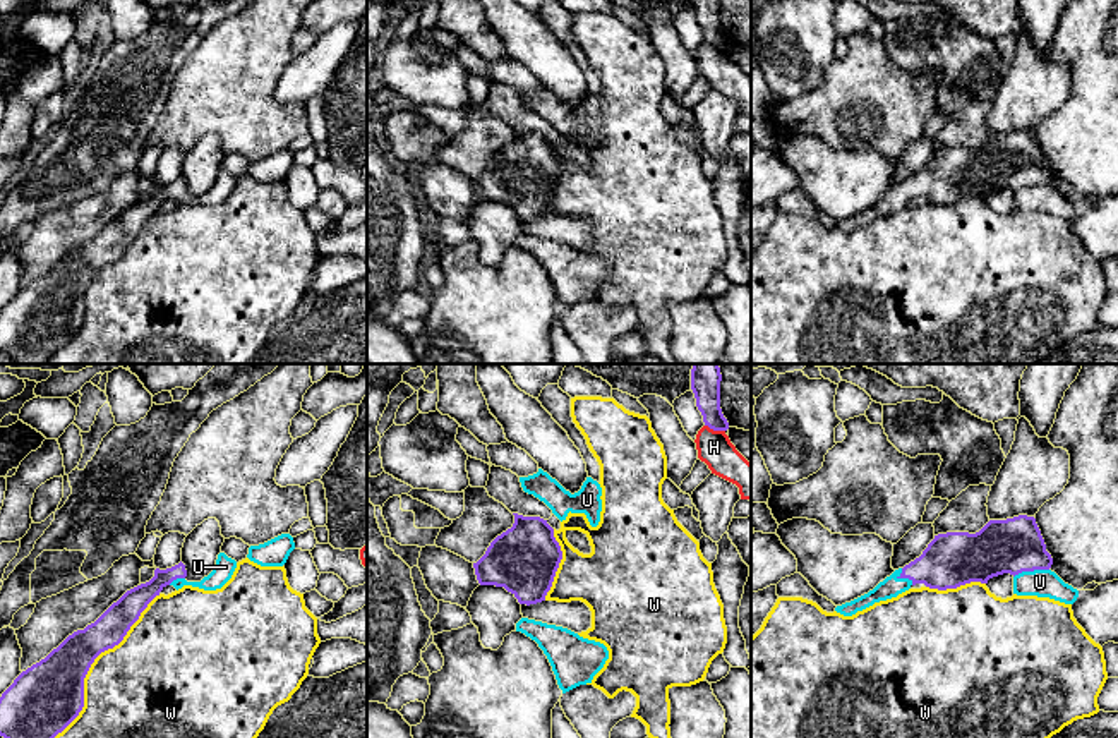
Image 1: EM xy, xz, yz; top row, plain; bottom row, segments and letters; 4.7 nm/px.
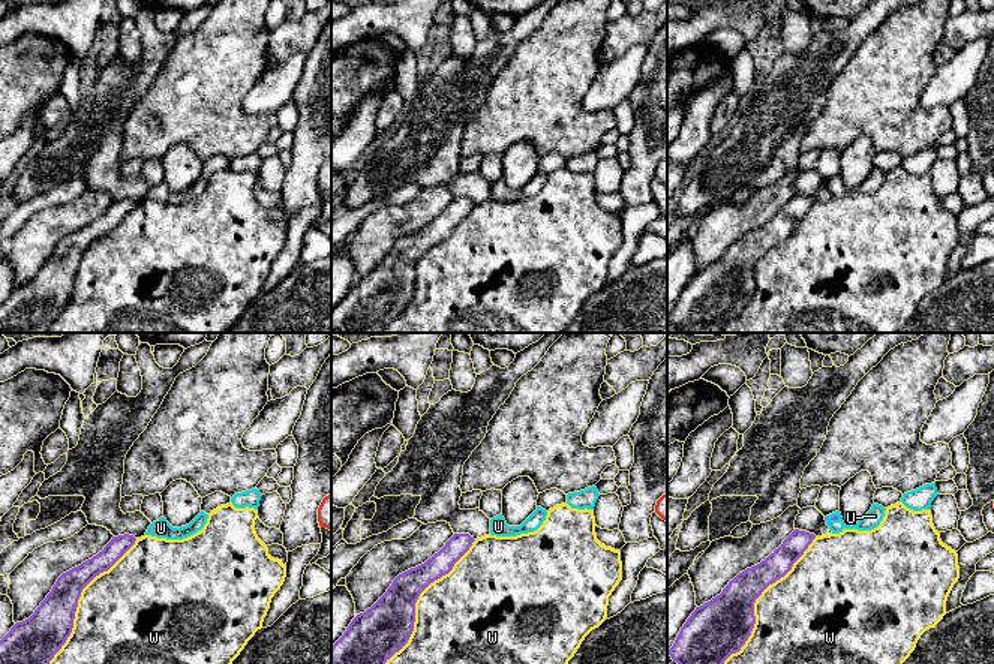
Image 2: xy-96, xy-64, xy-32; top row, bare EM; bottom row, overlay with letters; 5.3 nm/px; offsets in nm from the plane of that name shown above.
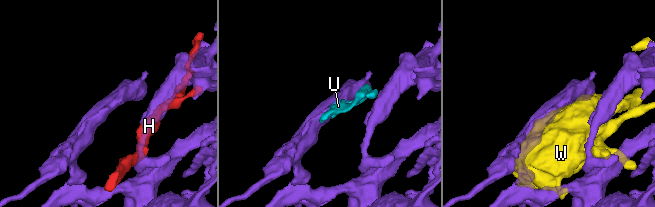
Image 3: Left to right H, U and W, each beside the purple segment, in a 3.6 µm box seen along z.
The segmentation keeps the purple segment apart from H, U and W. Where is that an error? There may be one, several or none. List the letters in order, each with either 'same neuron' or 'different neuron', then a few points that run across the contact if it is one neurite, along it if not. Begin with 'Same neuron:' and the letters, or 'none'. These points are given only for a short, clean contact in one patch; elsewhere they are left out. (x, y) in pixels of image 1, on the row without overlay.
Same neuron: U
H: different neuron
U: same neuron
W: different neuron

